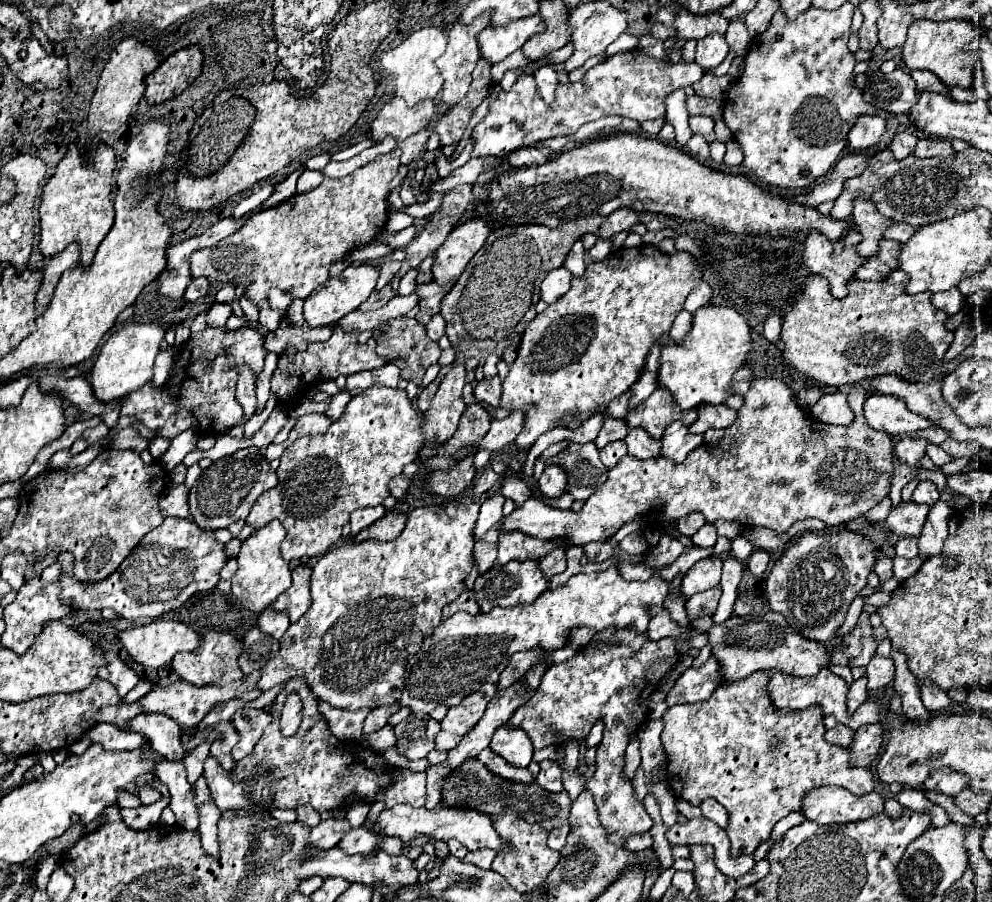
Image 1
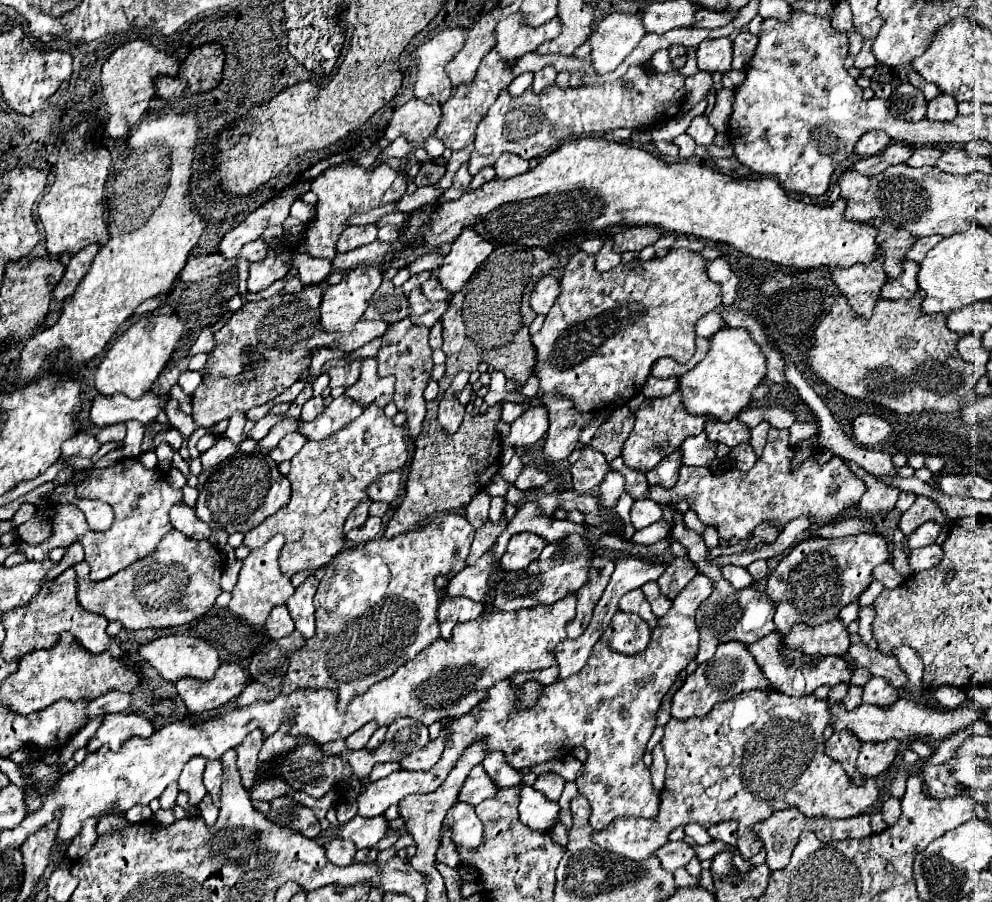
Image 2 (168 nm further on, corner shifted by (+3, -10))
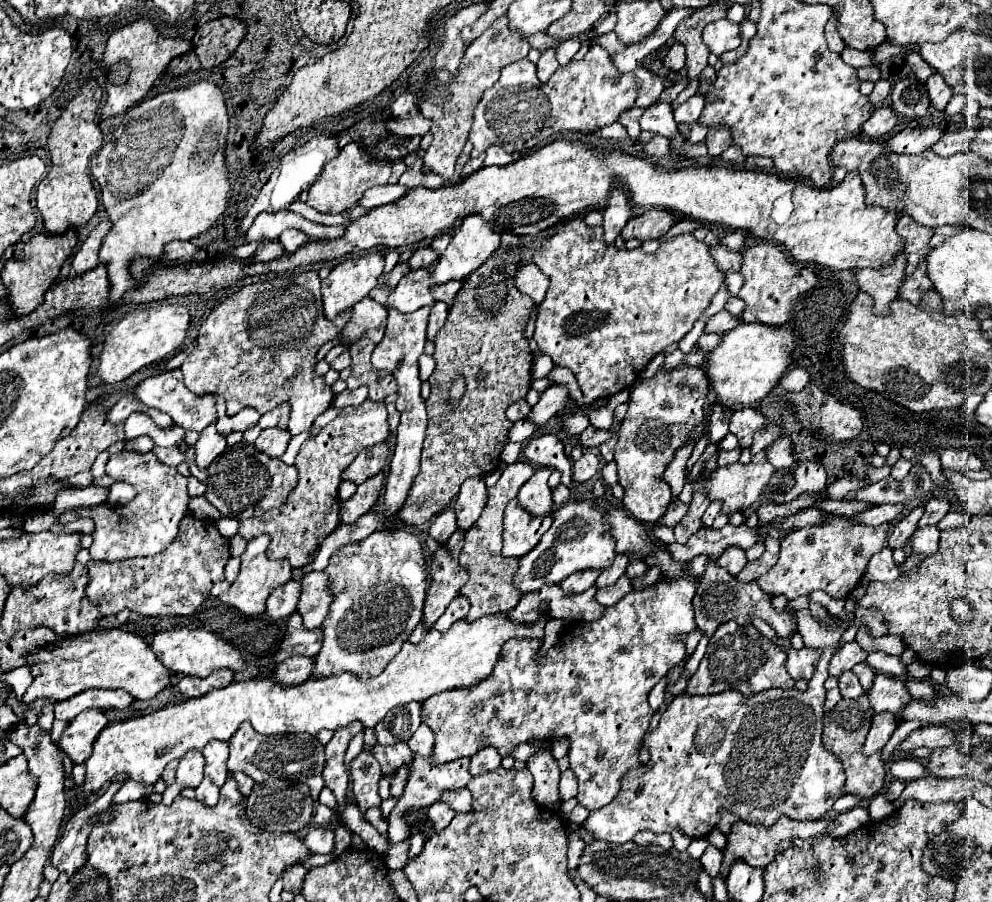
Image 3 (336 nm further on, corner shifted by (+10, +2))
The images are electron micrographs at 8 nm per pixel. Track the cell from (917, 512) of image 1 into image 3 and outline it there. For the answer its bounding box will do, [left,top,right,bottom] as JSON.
[919,499,951,527]

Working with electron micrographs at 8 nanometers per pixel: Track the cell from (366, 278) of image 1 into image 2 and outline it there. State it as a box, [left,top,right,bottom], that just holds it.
[320,267,382,331]

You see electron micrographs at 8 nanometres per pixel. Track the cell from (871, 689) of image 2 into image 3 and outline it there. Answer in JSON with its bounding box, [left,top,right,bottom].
[867,673,911,713]

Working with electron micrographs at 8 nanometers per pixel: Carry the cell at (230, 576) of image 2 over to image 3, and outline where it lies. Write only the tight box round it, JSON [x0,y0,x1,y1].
[225,557,241,583]

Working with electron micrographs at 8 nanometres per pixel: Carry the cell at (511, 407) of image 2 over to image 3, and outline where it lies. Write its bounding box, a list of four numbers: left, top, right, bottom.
[507,401,531,421]

